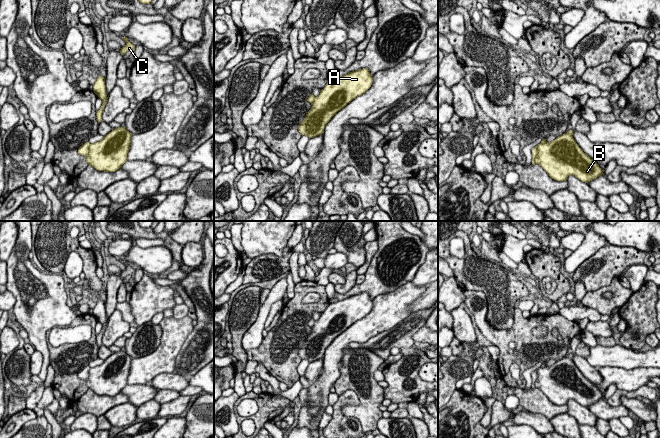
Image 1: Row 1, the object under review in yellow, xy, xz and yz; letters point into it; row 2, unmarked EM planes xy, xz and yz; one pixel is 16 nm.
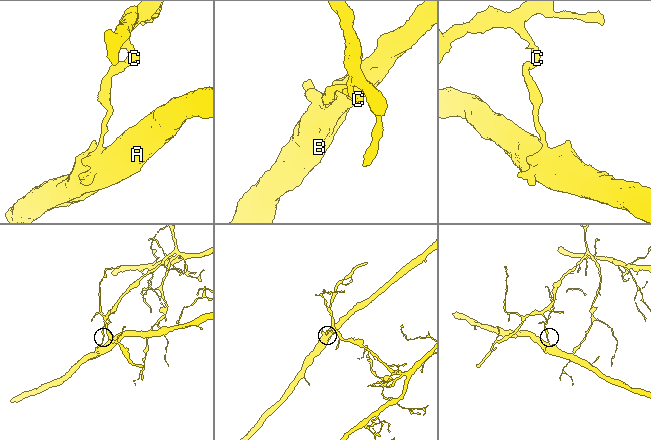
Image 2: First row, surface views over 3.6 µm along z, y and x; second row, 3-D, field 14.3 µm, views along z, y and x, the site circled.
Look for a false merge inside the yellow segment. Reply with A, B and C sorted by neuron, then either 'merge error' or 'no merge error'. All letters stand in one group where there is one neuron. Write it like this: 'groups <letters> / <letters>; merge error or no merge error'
groups A B / C; merge error

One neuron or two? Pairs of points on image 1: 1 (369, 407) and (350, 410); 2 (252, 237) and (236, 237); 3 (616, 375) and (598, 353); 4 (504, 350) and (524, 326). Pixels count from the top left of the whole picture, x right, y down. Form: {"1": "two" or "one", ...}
{"1": "one", "2": "two", "3": "two", "4": "one"}

